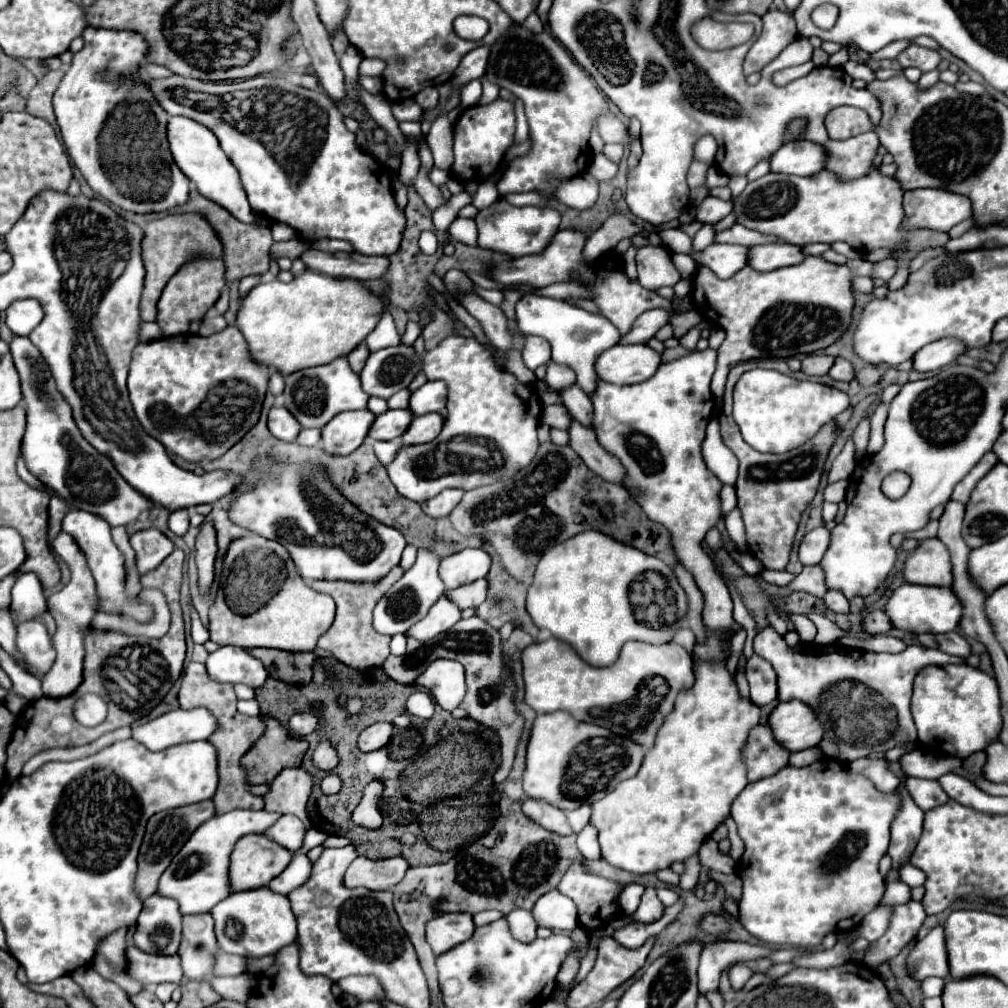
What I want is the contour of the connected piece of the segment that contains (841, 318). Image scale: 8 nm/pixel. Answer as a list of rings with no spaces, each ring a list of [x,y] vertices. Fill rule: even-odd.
[[[806,257],[800,265],[782,267],[770,273],[754,273],[754,269],[744,267],[734,277],[722,281],[708,267],[698,267],[692,299],[710,323],[726,331],[712,377],[712,393],[714,397],[722,397],[728,371],[740,361],[808,355],[838,341],[852,321],[852,271],[846,265],[834,265],[822,257]],[[758,321],[760,329],[756,335],[754,327]]]

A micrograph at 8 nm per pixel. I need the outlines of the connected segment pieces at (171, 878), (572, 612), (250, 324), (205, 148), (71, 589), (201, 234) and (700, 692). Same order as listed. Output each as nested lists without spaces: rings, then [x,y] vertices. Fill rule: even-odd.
[[[236,809],[224,815],[216,815],[210,821],[202,823],[192,837],[186,841],[186,845],[178,851],[170,867],[164,871],[160,877],[158,891],[162,895],[178,899],[178,905],[184,915],[188,913],[208,913],[216,903],[232,895],[230,889],[230,855],[238,839],[242,835],[252,833],[252,827],[258,827],[258,833],[264,833],[270,825],[274,825],[282,813],[270,813],[270,811],[246,811],[246,809]],[[198,859],[200,865],[196,869],[190,869],[190,861]]]
[[[584,531],[546,551],[536,567],[534,583],[528,587],[526,609],[540,629],[548,629],[558,639],[574,645],[580,657],[596,667],[612,665],[626,641],[646,641],[652,645],[672,641],[688,613],[688,599],[672,569],[658,557],[624,545],[602,531]]]
[[[304,271],[290,283],[262,281],[244,299],[236,315],[236,327],[244,333],[256,361],[290,375],[298,369],[326,365],[354,351],[378,325],[384,303],[362,281],[330,279]]]
[[[170,117],[168,137],[170,137],[170,151],[174,153],[176,165],[196,185],[200,195],[204,195],[206,199],[228,209],[242,223],[258,223],[260,221],[260,217],[256,217],[252,207],[248,205],[244,187],[240,183],[238,169],[230,163],[230,159],[226,157],[226,153],[222,151],[220,143],[218,143],[216,135],[208,127],[204,127],[202,123],[194,121],[194,119],[188,119],[188,117]]]
[[[72,561],[74,571],[70,573],[70,583],[48,597],[48,611],[52,613],[52,617],[56,619],[58,631],[54,635],[54,649],[56,649],[56,661],[52,665],[52,669],[44,675],[42,679],[42,691],[46,697],[68,697],[70,693],[74,693],[78,689],[78,685],[82,683],[82,659],[84,659],[84,635],[88,629],[90,619],[96,615],[96,583],[94,577],[90,575],[90,569],[84,567],[84,561],[74,563]]]
[[[198,213],[168,215],[162,219],[156,219],[146,225],[144,235],[146,237],[142,243],[142,257],[144,257],[144,267],[146,267],[146,283],[144,283],[142,303],[140,303],[140,315],[144,321],[156,321],[156,313],[158,313],[156,303],[162,295],[162,289],[166,287],[168,279],[180,269],[180,265],[184,265],[188,259],[196,255],[220,257],[222,245],[214,229]]]
[[[706,629],[706,639],[694,647],[694,685],[678,693],[674,709],[660,725],[656,741],[646,751],[640,771],[592,803],[590,823],[598,829],[602,859],[610,865],[646,875],[668,869],[672,863],[684,863],[696,855],[700,845],[716,831],[720,823],[726,821],[732,801],[748,785],[744,747],[748,733],[760,723],[760,707],[756,707],[750,699],[740,697],[738,685],[726,669],[722,645],[730,635],[730,631],[720,633]]]

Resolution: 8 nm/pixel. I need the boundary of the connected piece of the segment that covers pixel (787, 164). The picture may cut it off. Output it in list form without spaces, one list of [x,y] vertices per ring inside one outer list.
[[[810,141],[786,143],[770,159],[772,173],[810,177],[824,169],[824,149]]]

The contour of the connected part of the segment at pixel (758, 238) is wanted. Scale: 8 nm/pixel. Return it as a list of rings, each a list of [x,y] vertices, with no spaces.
[[[738,223],[732,225],[726,231],[716,233],[716,239],[714,239],[714,243],[738,243],[738,245],[746,245],[746,247],[766,245],[766,243],[780,243],[780,241],[782,239],[776,237],[776,235],[762,235],[758,231],[748,231],[746,227],[738,225]]]

